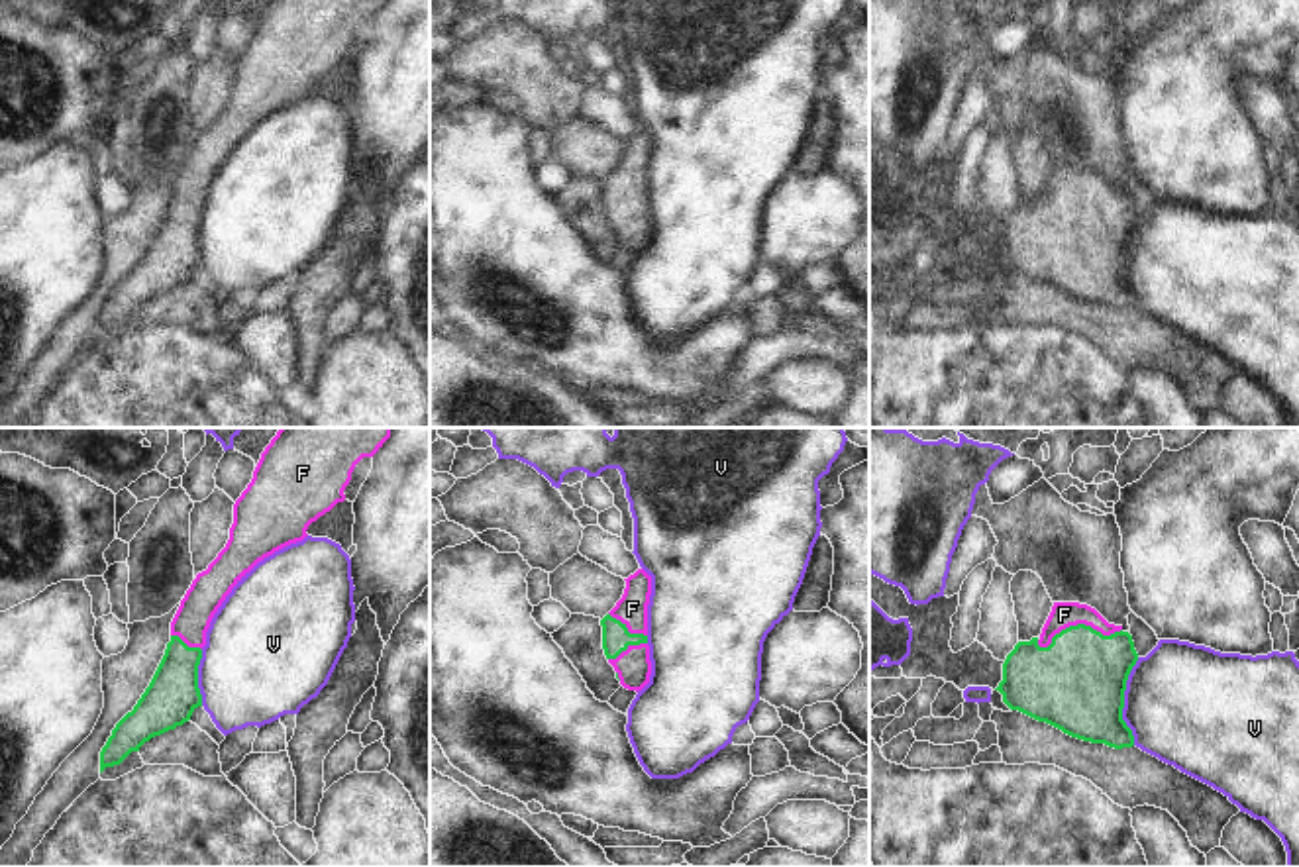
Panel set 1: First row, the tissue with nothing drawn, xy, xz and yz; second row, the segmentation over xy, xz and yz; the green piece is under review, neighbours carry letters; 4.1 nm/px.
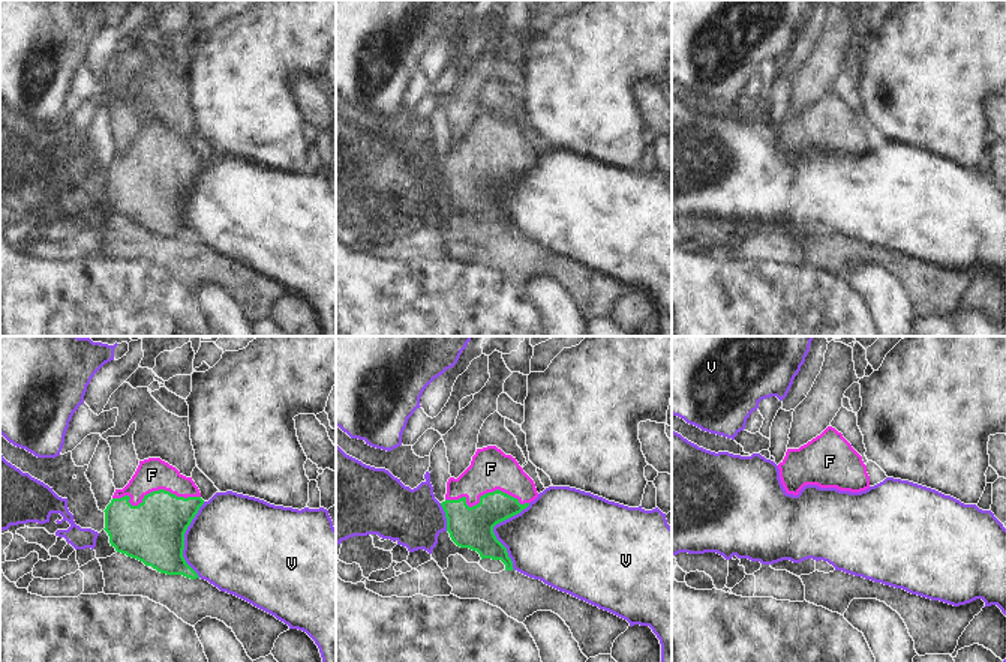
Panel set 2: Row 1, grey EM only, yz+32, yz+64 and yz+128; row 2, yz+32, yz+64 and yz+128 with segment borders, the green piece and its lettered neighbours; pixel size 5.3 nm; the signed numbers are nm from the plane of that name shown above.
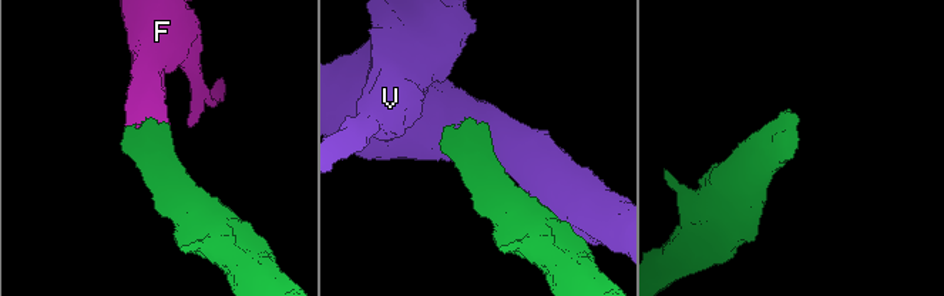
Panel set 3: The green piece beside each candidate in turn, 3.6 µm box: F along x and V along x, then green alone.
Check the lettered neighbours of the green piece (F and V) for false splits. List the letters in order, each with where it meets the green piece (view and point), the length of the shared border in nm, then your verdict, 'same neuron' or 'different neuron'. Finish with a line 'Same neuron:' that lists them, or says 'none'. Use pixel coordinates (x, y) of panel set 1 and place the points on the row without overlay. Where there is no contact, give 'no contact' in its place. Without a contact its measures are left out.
F: contact yz (1078, 185); length 360 nm; same neuron
V: contact yz (1123, 261); length 360 nm; different neuron
Same neuron: F

